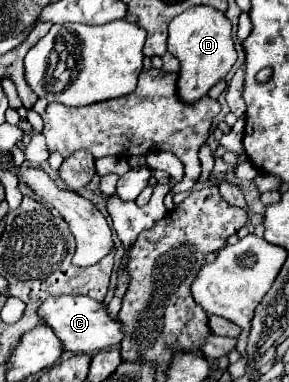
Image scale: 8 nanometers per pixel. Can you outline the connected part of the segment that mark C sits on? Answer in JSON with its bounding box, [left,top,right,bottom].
[39,296,123,354]

